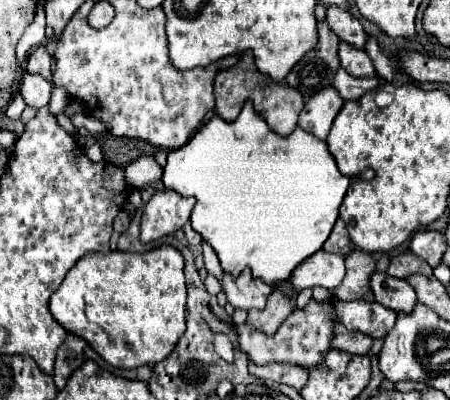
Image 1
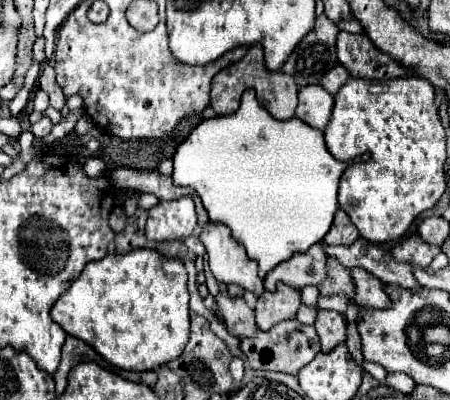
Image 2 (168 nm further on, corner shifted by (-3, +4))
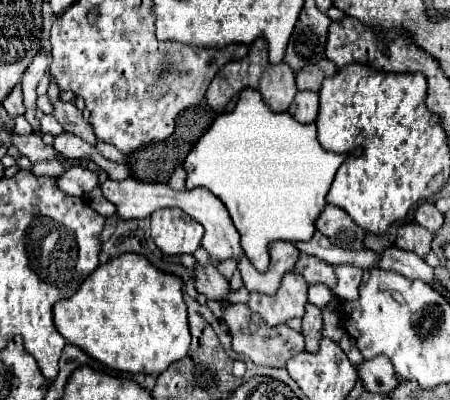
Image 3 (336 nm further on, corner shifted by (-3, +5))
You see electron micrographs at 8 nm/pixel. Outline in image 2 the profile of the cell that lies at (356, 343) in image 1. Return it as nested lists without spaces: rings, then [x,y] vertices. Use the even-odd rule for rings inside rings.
[[[318,310],[314,328],[320,336],[322,352],[330,352],[334,346],[344,344],[346,340],[346,320],[334,310]]]

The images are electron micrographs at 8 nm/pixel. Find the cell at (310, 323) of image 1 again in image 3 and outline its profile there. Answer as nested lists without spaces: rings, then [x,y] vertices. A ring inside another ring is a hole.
[[[196,267],[192,271],[196,275],[196,289],[210,301],[220,301],[222,305],[228,305],[226,297],[230,293],[230,283],[216,271],[216,267]]]

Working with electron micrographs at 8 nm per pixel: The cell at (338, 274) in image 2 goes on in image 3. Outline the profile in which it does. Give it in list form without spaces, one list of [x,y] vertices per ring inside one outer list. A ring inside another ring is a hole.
[[[300,255],[298,263],[296,263],[296,273],[300,273],[308,285],[314,283],[324,283],[326,287],[334,289],[334,283],[338,281],[334,277],[334,267],[318,257],[310,257],[310,255]]]

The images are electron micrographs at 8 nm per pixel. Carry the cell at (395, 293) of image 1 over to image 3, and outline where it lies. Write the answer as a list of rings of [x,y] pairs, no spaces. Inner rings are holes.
[[[338,265],[334,267],[338,285],[334,287],[334,293],[342,299],[358,299],[358,285],[362,279],[362,269],[352,265]]]

